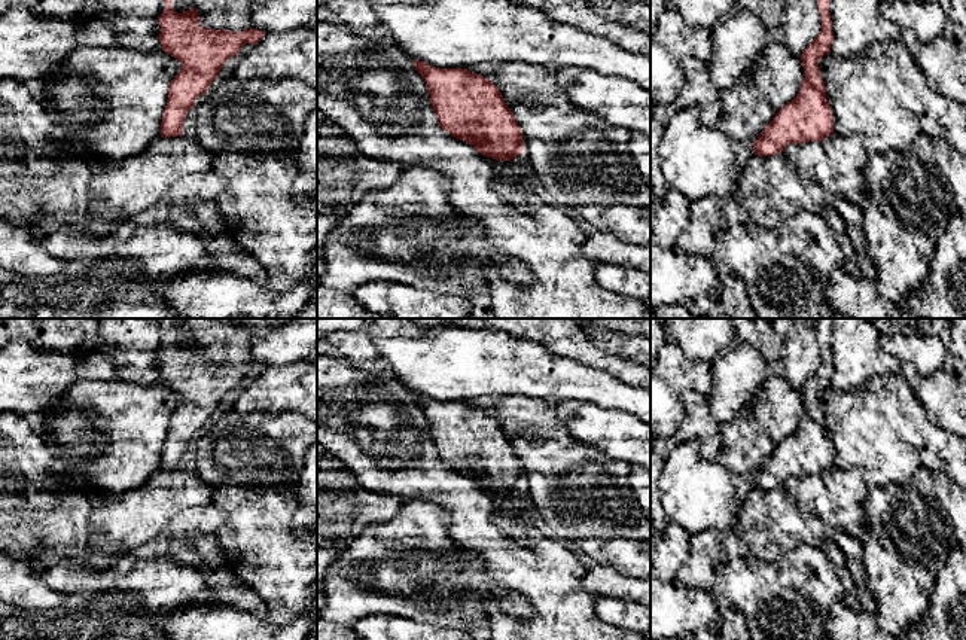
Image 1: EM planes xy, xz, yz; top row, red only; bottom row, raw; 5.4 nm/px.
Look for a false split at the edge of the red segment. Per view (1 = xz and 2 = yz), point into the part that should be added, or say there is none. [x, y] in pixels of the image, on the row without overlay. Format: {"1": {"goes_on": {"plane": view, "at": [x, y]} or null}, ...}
{"1": {"goes_on": null}, "2": {"goes_on": null}}

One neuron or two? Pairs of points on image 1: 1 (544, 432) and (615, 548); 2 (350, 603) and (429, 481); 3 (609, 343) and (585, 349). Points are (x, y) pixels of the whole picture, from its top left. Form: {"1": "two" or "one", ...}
{"1": "one", "2": "two", "3": "two"}

